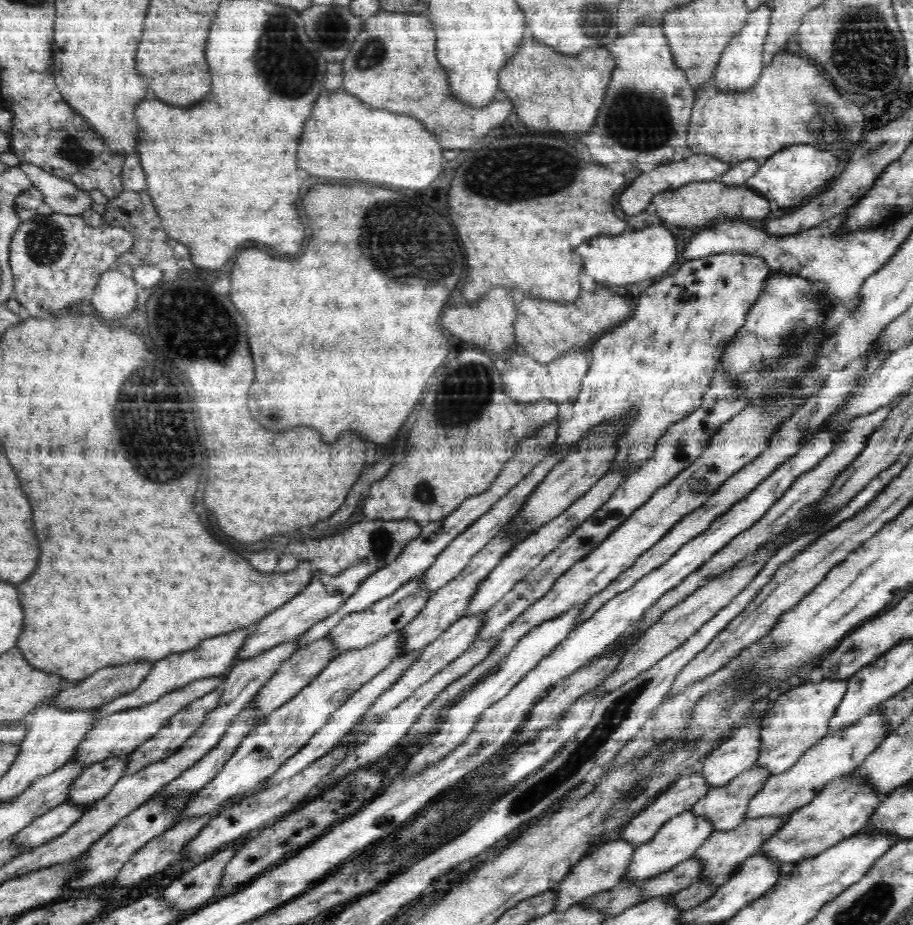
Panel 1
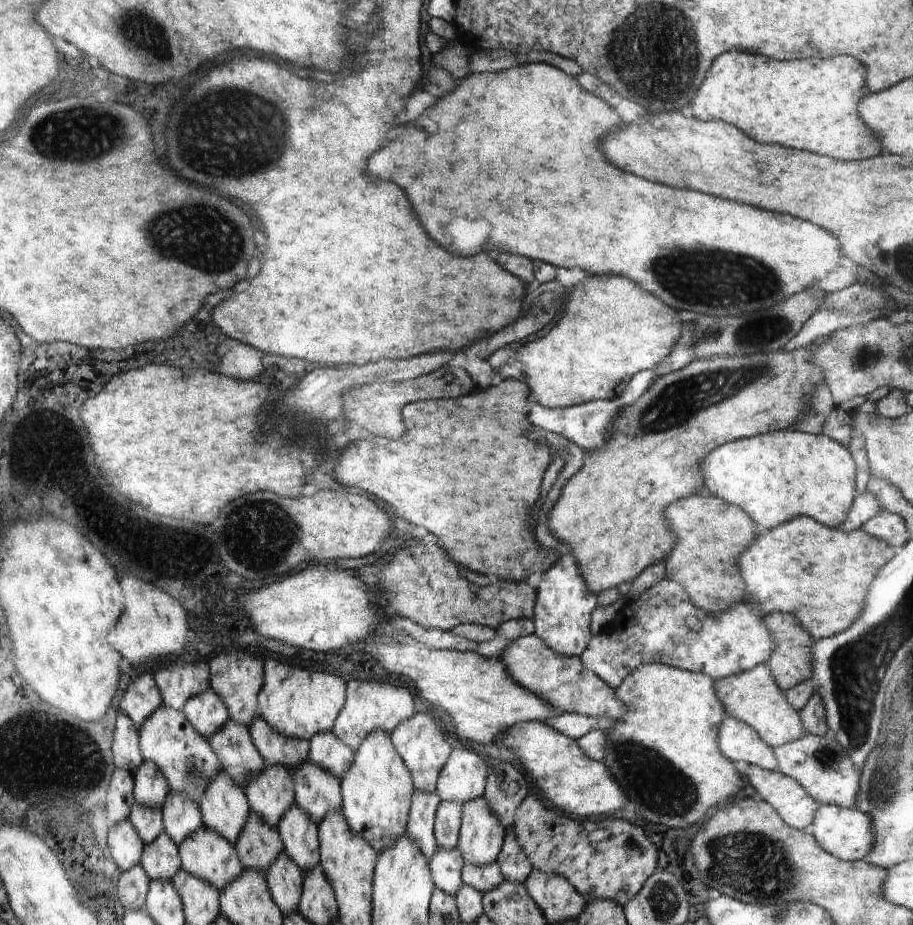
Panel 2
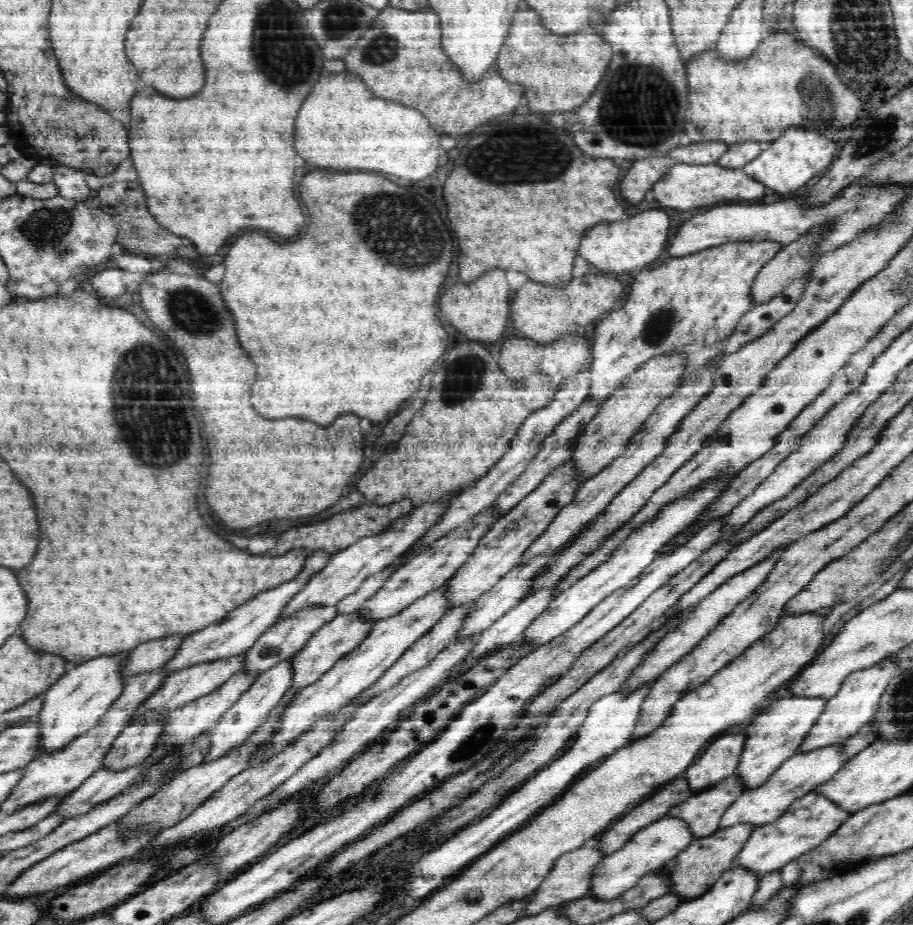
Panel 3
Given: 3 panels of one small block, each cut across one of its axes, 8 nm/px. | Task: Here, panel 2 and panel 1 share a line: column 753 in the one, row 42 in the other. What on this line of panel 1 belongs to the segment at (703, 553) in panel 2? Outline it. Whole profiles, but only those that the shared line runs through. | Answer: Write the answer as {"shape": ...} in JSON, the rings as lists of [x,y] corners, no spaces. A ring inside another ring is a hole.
{"shape":[[[524,38],[516,56],[500,72],[499,89],[514,100],[514,110],[526,126],[582,134],[590,128],[615,68],[616,59],[604,48],[586,48],[578,56],[566,56],[542,42]]]}

